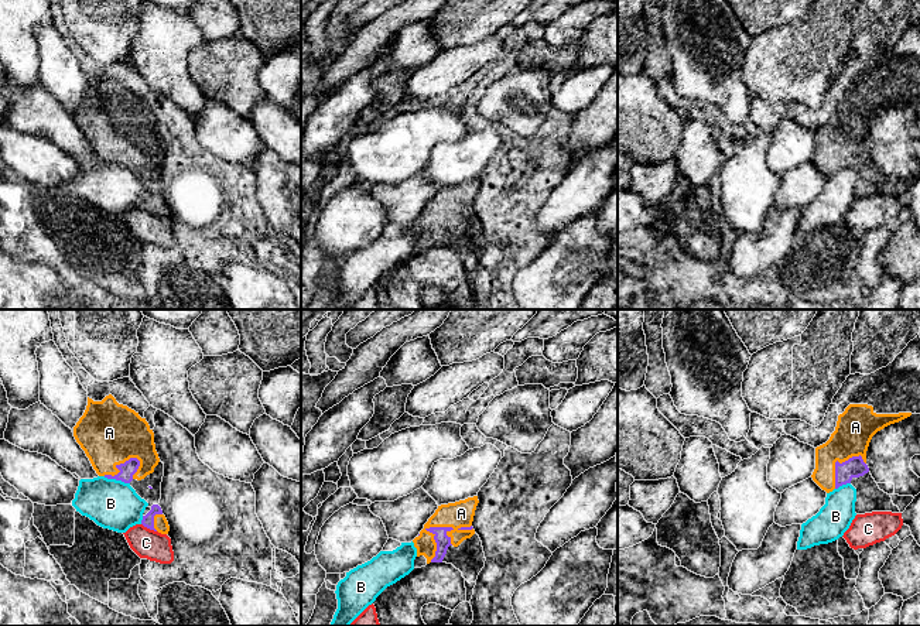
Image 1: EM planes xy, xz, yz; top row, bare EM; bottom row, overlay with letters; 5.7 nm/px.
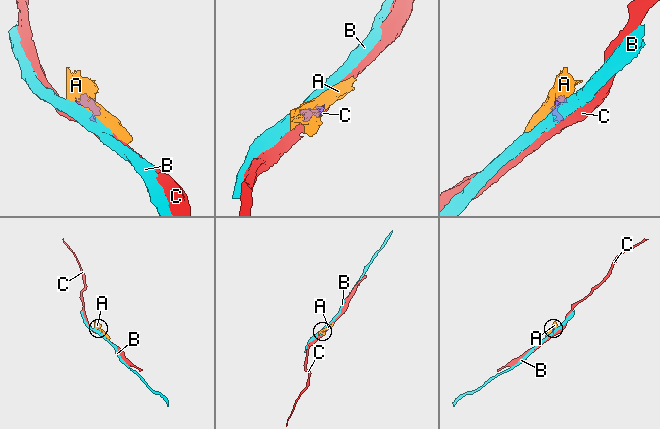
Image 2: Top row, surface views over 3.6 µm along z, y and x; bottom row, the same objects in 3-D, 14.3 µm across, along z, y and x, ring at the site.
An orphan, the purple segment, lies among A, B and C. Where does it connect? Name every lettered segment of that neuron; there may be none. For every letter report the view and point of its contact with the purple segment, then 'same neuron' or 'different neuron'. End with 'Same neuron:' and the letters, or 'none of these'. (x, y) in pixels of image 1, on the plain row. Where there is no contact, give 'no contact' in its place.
A: xz (433, 216) | same neuron
B: xy (116, 163) | different neuron
C: xy (149, 211) | different neuron
Same neuron: A

